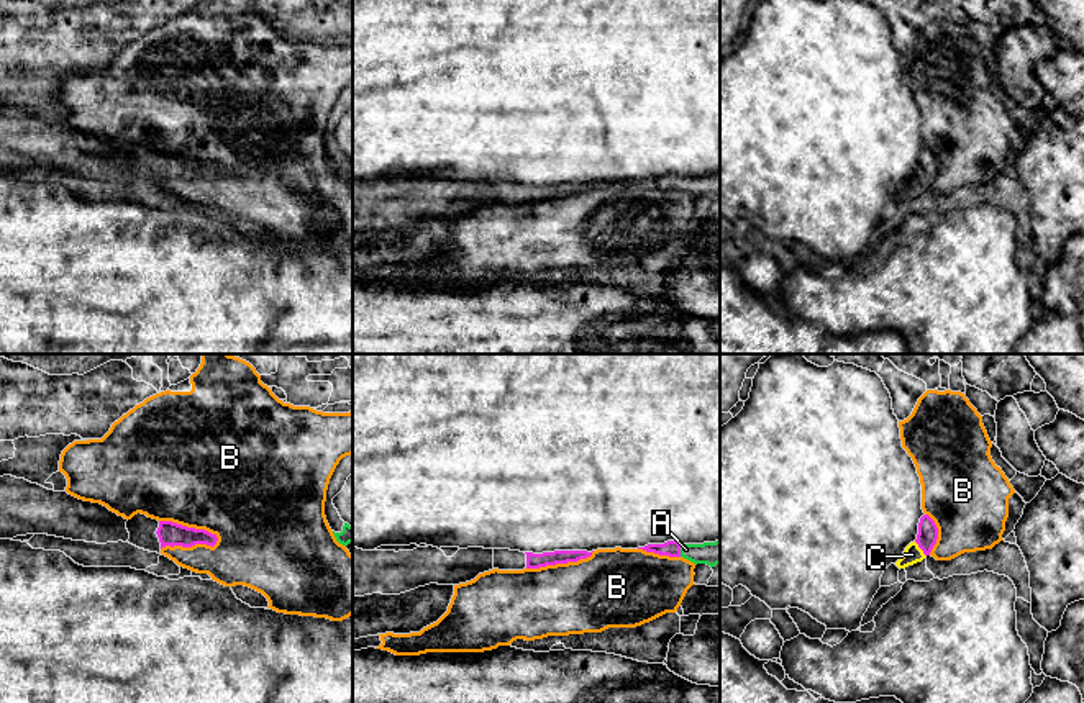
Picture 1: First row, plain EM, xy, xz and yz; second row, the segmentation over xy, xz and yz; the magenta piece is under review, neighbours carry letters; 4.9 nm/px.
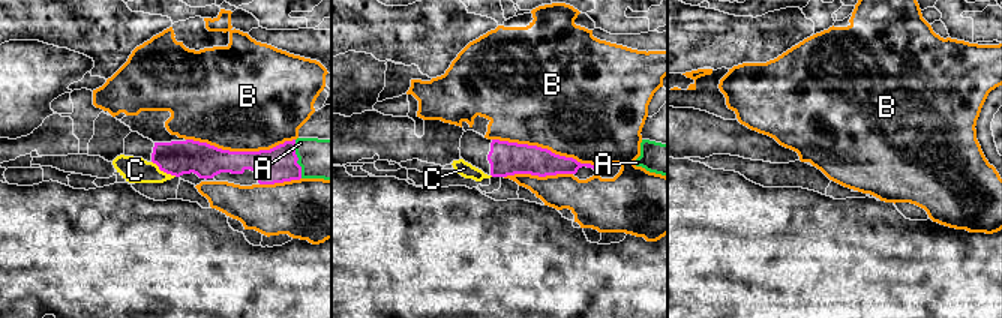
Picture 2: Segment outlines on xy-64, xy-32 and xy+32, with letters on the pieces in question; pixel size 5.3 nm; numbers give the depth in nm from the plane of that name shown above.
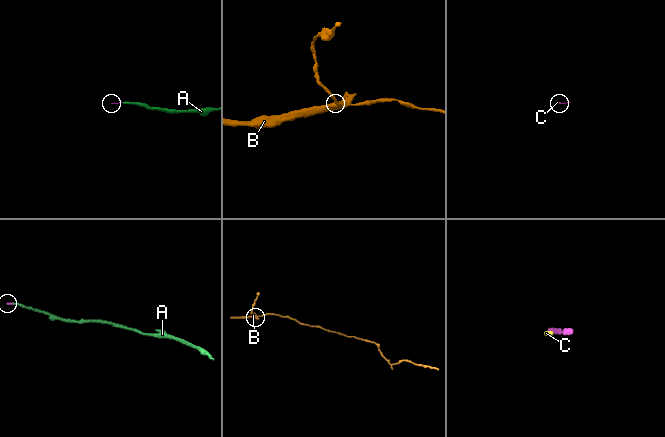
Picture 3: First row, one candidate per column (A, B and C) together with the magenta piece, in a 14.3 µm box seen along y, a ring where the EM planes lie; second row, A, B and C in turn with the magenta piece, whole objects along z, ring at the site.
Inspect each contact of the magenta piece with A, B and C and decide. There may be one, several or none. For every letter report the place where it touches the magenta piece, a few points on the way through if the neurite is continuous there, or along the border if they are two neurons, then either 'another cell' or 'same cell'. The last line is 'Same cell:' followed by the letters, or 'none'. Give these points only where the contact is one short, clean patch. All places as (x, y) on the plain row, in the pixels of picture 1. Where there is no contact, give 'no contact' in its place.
A: meets magenta in xz at (679, 184); runs through xz (671, 181), (679, 184), (715, 185); same cell
B: meets magenta in xy at (189, 161); another cell
C: meets magenta in yz at (920, 181); runs through yz (927, 169), (920, 181), (912, 187); same cell
Same cell: A, C

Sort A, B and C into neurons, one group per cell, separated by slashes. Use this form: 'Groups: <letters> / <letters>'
Groups: A C / B

